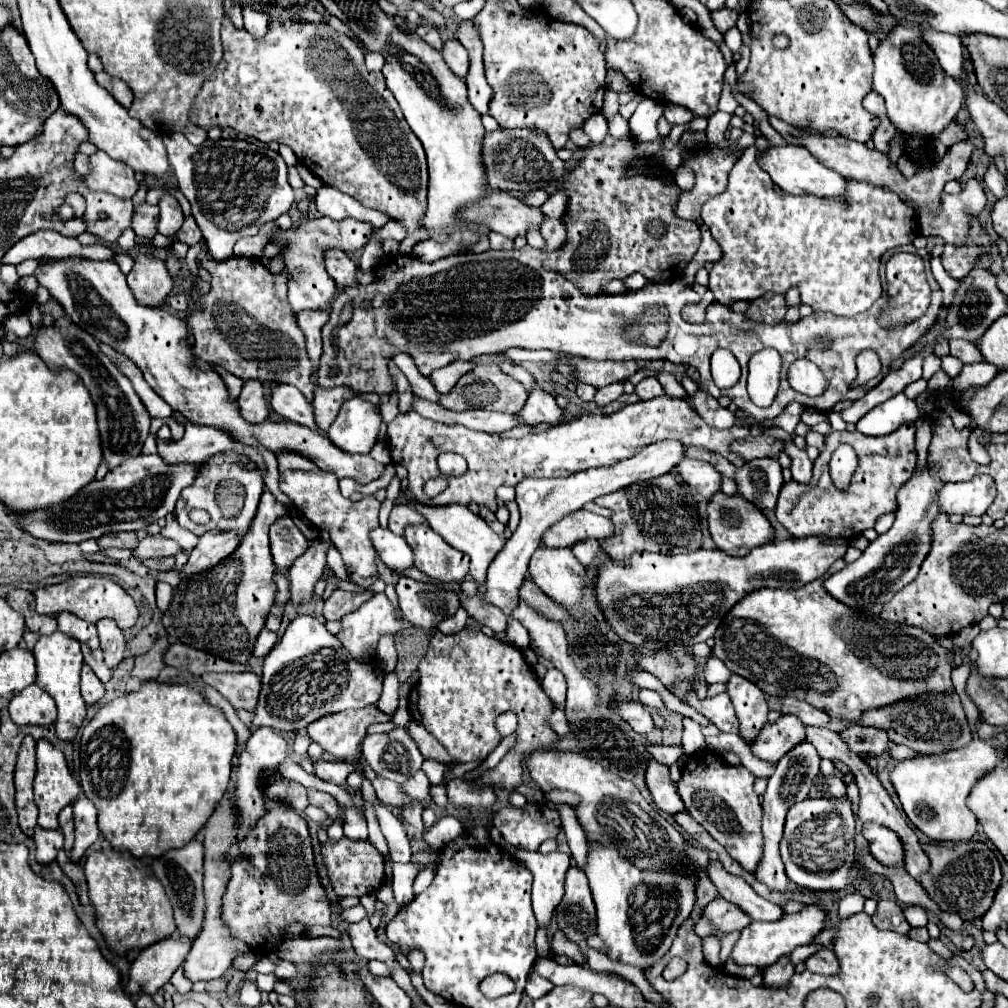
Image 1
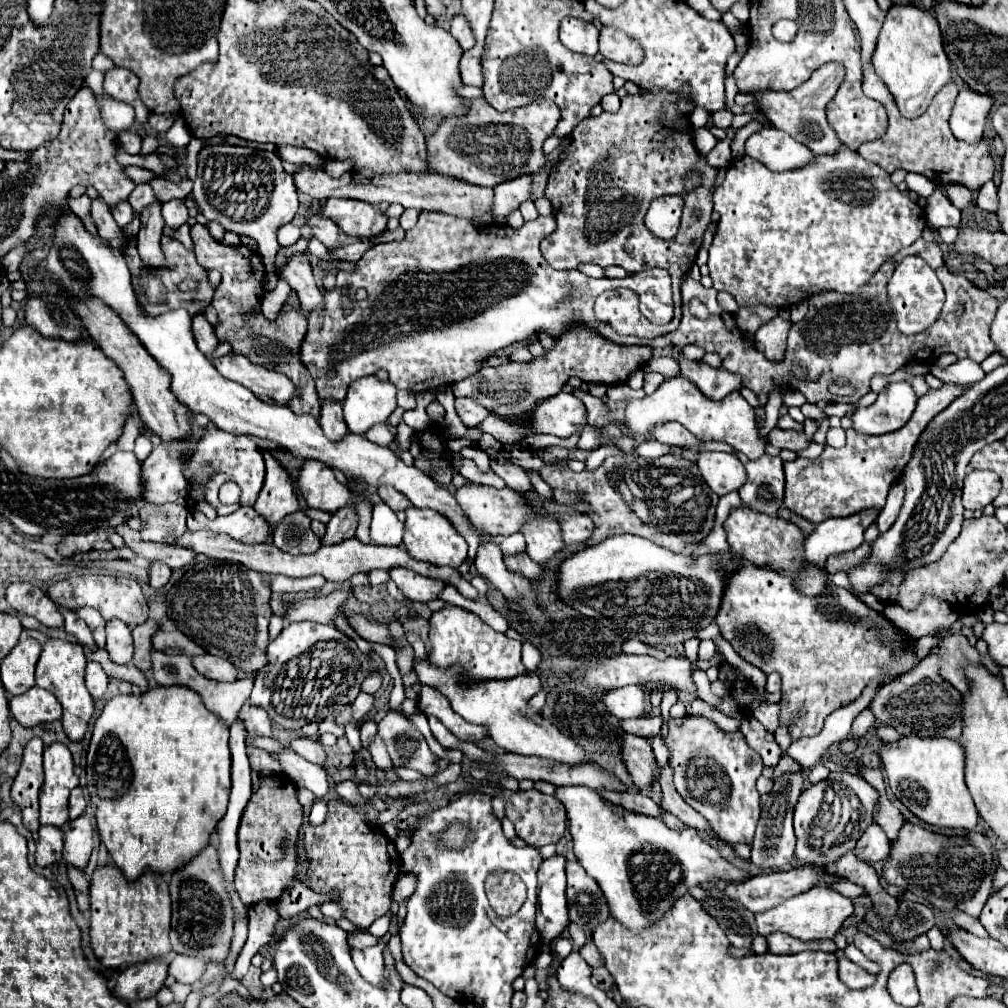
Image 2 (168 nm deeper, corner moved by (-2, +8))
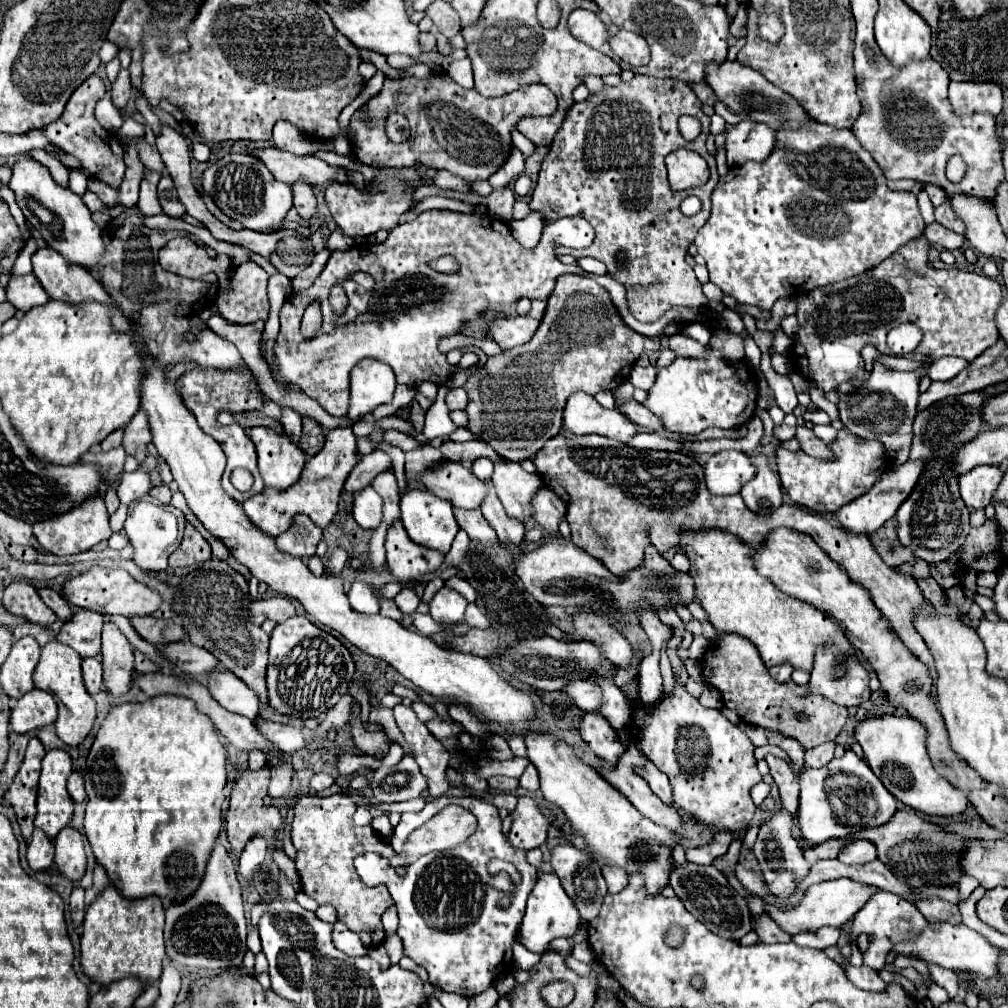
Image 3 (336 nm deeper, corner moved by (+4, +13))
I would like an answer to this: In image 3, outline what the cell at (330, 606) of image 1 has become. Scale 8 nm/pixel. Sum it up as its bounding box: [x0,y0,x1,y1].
[250,597,296,625]

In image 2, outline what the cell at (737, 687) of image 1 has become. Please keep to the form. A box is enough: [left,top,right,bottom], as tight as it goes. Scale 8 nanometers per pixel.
[740,718,782,768]

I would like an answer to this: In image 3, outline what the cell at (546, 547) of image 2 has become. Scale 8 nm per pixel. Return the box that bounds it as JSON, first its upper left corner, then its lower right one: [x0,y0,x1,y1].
[492,463,542,523]

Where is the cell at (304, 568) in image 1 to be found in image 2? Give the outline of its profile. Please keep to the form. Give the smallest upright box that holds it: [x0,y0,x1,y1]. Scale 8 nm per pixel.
[322,506,358,544]

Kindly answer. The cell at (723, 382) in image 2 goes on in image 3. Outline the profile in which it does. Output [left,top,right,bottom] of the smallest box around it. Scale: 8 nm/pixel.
[670,335,708,357]

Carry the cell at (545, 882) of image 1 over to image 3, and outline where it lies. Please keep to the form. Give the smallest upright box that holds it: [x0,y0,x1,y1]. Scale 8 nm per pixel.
[520,873,580,953]

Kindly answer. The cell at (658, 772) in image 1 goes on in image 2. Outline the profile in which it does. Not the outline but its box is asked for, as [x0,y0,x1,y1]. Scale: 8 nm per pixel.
[622,734,656,788]

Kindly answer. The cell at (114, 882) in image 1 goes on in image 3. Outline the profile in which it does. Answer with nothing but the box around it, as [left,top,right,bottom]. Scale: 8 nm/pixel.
[82,883,164,987]

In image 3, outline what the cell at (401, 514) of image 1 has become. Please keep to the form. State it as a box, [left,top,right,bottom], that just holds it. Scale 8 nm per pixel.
[371,471,402,503]

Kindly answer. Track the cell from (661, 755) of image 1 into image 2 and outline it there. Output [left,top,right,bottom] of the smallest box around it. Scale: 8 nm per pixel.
[622,718,662,736]

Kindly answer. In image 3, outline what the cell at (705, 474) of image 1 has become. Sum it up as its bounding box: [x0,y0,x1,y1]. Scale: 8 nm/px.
[704,451,754,495]

